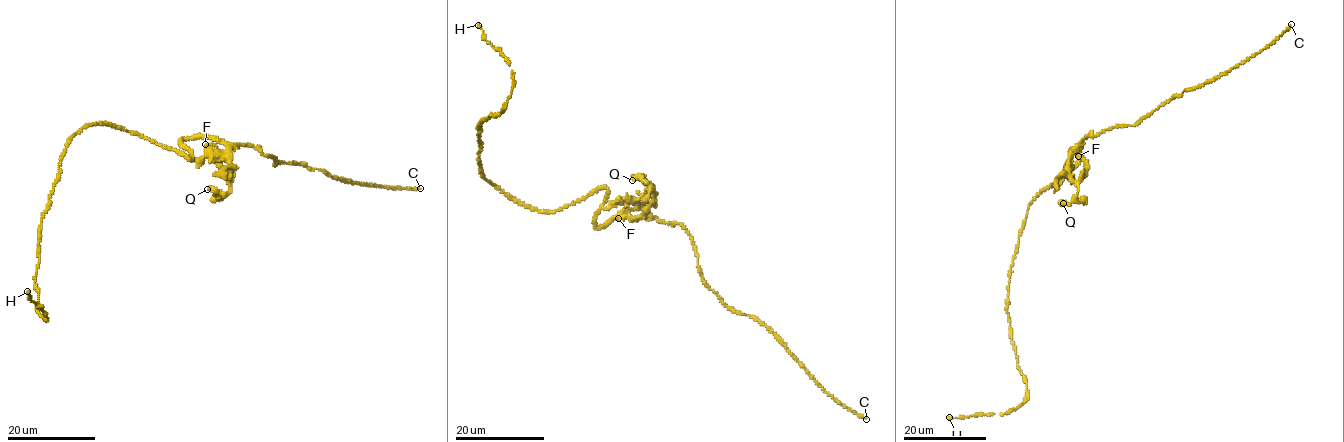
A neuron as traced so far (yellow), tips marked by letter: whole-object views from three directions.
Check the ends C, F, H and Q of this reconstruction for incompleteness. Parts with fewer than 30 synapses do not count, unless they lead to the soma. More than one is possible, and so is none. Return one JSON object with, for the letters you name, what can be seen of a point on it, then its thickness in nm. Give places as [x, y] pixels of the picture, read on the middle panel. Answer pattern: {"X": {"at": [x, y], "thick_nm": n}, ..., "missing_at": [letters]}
{"C": {"at": [866, 419], "thick_nm": 200}, "missing_at": ["C"]}

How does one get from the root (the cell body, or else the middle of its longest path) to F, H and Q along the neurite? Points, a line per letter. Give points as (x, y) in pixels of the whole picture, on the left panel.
F: (179, 151), (190, 159), (184, 139), (204, 136), (220, 141), (227, 147), (228, 181), (214, 148), (205, 144)
H: (179, 151), (103, 123), (86, 125), (72, 136), (39, 232), (36, 311), (46, 320), (27, 291)
Q: (179, 151), (191, 158), (181, 140), (201, 136), (227, 147), (229, 192), (217, 197), (207, 189)

